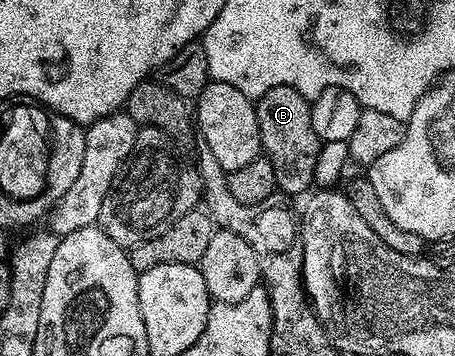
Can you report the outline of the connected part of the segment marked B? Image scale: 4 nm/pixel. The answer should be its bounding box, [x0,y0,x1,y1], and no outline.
[256,85,320,196]

